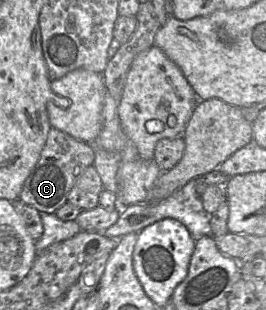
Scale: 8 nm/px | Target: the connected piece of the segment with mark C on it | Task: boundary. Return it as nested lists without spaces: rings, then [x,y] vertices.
[[[51,127],[40,158],[27,177],[18,199],[40,213],[55,213],[68,200],[76,179],[88,166],[93,165],[95,152],[92,144]]]

